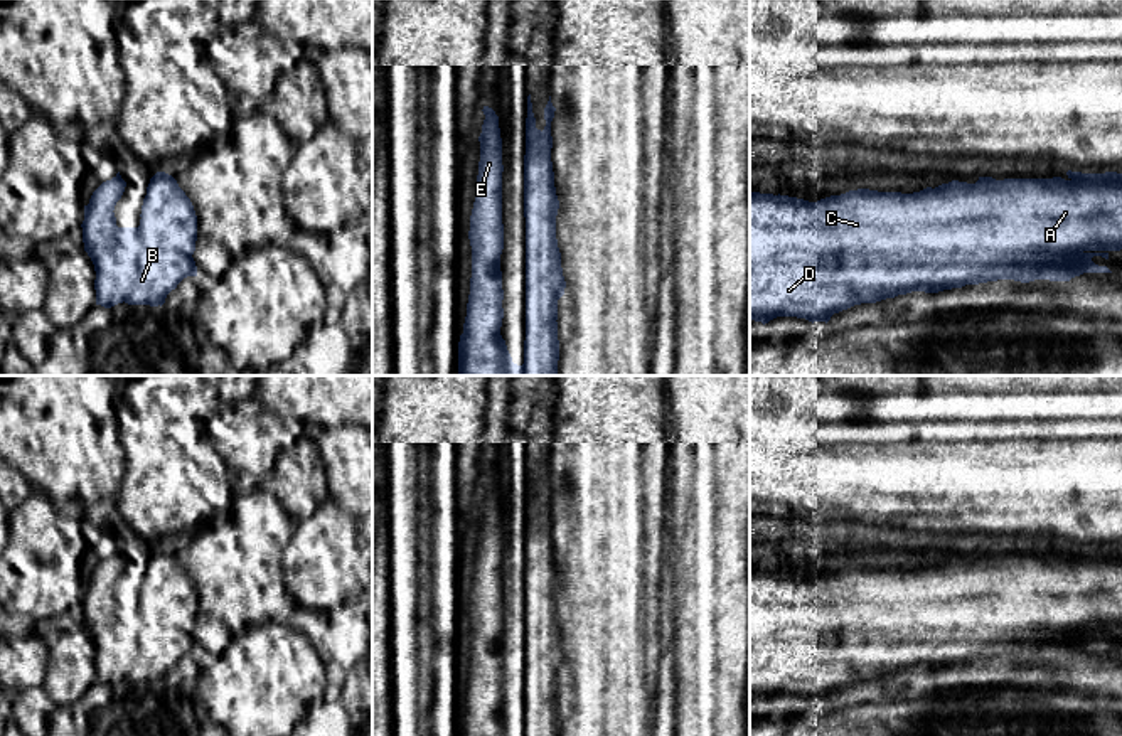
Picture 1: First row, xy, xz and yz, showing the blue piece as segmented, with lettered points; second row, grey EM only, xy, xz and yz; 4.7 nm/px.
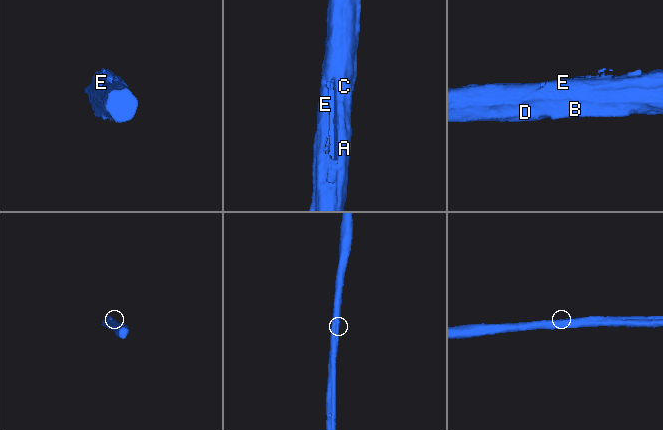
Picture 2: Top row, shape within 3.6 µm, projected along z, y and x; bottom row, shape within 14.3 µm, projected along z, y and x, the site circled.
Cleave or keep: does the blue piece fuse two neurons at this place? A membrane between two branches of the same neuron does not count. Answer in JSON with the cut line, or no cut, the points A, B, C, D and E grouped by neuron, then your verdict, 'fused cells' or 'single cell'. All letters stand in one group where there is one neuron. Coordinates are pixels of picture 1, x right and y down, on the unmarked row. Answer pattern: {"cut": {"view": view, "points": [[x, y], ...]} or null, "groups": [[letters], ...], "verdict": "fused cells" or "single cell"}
{"cut": null, "groups": [["A", "B", "C", "D", "E"]], "verdict": "single cell"}

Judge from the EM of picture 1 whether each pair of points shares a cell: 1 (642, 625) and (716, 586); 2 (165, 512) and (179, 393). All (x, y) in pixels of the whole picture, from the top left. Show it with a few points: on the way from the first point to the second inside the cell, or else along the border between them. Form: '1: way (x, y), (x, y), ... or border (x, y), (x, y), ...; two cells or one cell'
1: border (662, 578), (659, 592), (659, 657); two cells
2: way (167, 482), (167, 423); one cell

